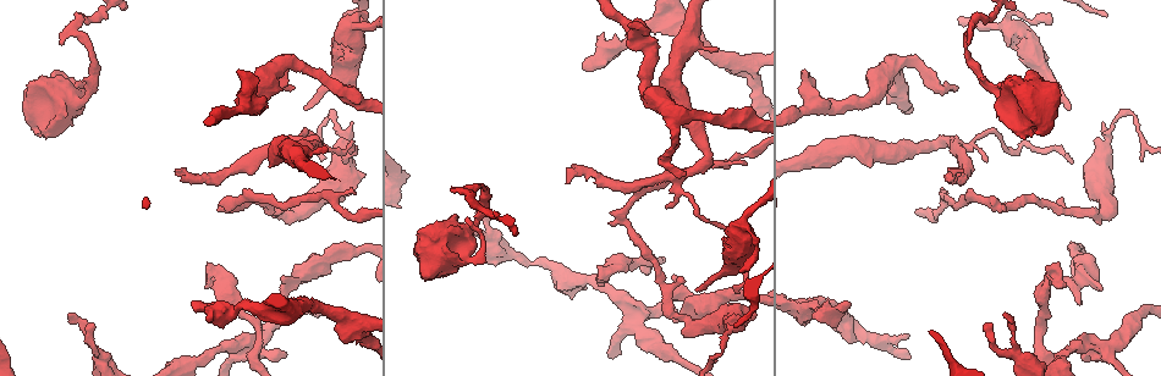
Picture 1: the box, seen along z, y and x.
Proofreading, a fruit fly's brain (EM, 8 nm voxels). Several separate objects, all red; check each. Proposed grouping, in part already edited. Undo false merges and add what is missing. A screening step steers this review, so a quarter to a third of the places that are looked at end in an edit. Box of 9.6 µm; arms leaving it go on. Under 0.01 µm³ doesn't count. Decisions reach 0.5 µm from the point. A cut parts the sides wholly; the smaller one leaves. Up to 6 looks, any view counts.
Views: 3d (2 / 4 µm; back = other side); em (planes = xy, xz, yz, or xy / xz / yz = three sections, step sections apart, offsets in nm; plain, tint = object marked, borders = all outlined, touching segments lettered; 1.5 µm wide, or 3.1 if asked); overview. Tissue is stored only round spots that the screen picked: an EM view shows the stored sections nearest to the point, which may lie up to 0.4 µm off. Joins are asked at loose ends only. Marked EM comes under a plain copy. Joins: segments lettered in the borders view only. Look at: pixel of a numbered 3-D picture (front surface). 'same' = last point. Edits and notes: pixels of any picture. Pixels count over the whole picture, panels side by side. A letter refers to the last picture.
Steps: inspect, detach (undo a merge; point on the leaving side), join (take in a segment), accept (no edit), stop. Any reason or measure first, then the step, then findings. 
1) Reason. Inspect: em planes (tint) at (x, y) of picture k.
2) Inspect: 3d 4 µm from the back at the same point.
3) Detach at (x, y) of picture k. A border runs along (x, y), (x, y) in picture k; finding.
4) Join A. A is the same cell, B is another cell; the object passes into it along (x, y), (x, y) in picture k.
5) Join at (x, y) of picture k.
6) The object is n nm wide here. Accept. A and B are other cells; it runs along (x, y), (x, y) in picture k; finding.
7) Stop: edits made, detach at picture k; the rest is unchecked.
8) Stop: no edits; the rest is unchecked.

Calibre changes. Inspect: em planes (borders) at (483, 234) of picture 1.

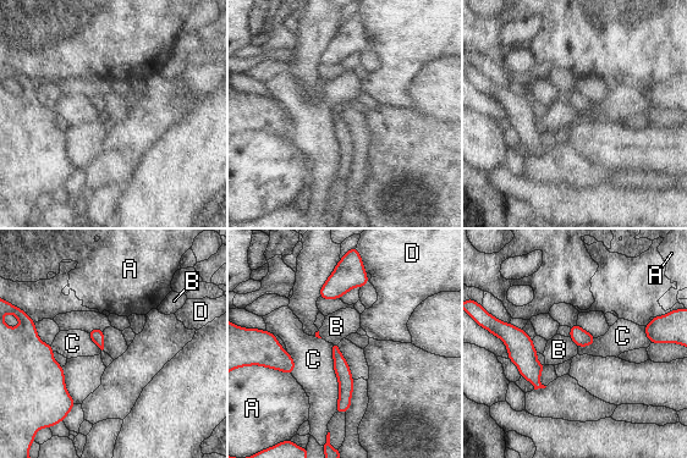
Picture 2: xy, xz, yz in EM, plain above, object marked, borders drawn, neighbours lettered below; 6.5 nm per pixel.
The object is 90 nm wide here. Accept. A, B, C and D are other cells; a border runs along (330, 343), (337, 379), (336, 412) in picture 2; all the same cell.

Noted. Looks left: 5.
An open end. Inspect: em xz step 4 (borders) at (966, 42) of picture 1.

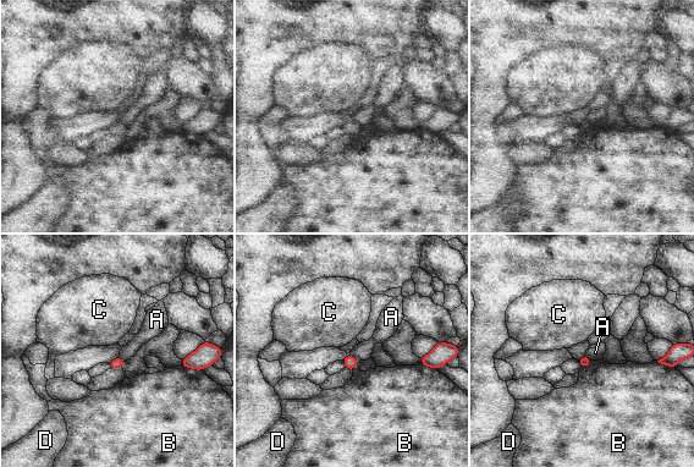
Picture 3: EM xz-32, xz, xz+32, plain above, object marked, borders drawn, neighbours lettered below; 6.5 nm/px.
Inspect: em planes (borders) at the same point.

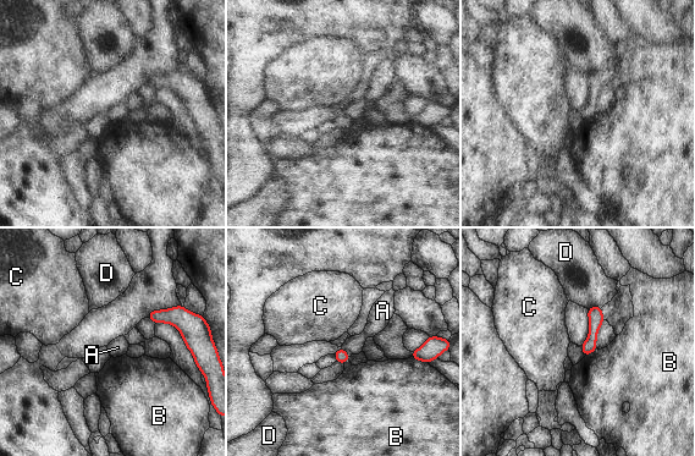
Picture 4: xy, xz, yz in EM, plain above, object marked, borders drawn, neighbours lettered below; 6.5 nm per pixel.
The object is 90 nm wide here. Accept. A, B, C and D are other cells; a border runs along (341, 346), (349, 356) in picture 4; none of them fits.

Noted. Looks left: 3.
Abrupt turn. Inspect: em yz step 8 (borders) at (609, 269) of picture 1.

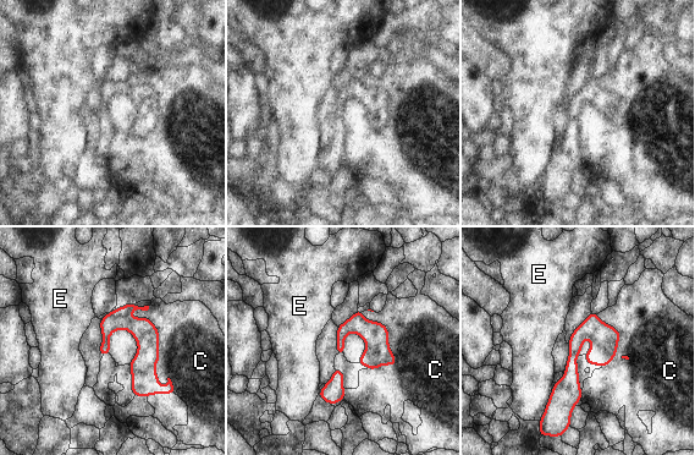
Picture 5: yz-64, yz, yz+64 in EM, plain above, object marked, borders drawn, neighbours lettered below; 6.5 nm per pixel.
Accept. C and E are other cells; it runs along (594, 316), (574, 344), (566, 416) in picture 5; all the same cell.

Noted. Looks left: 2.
Stop: no edits; the rest is unchecked.

